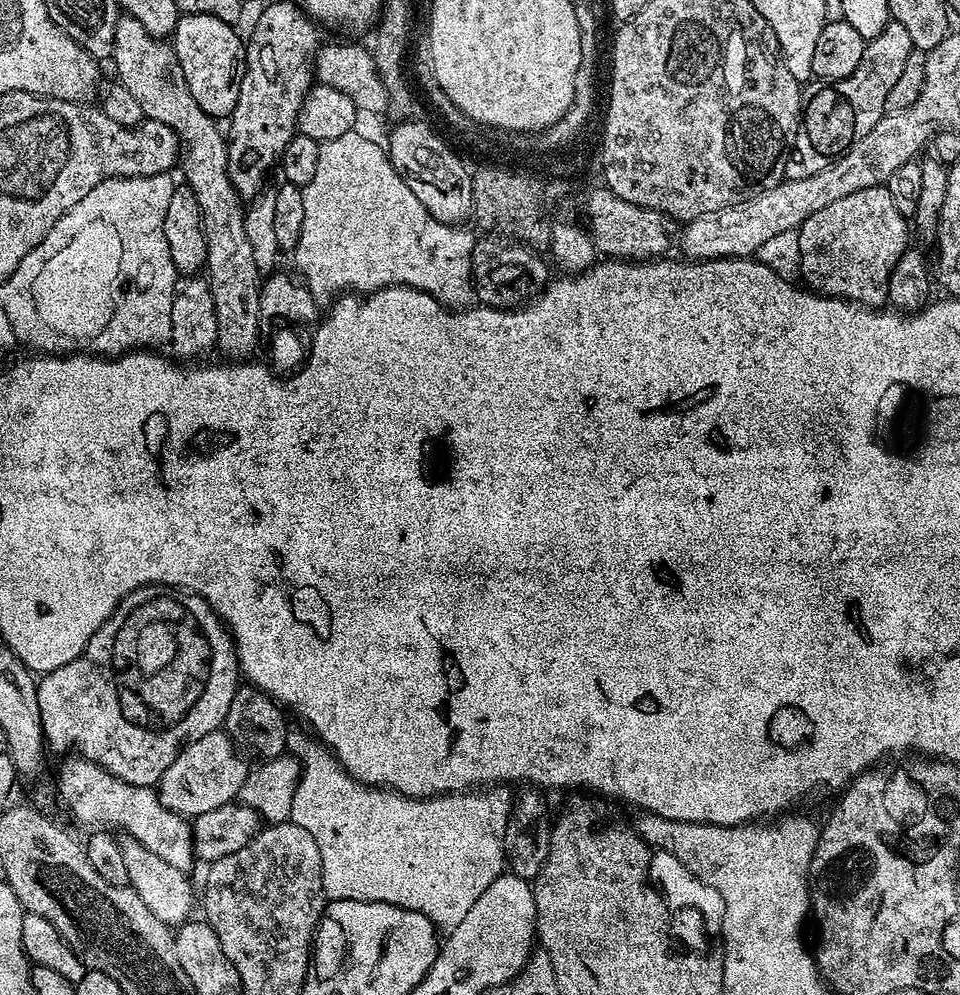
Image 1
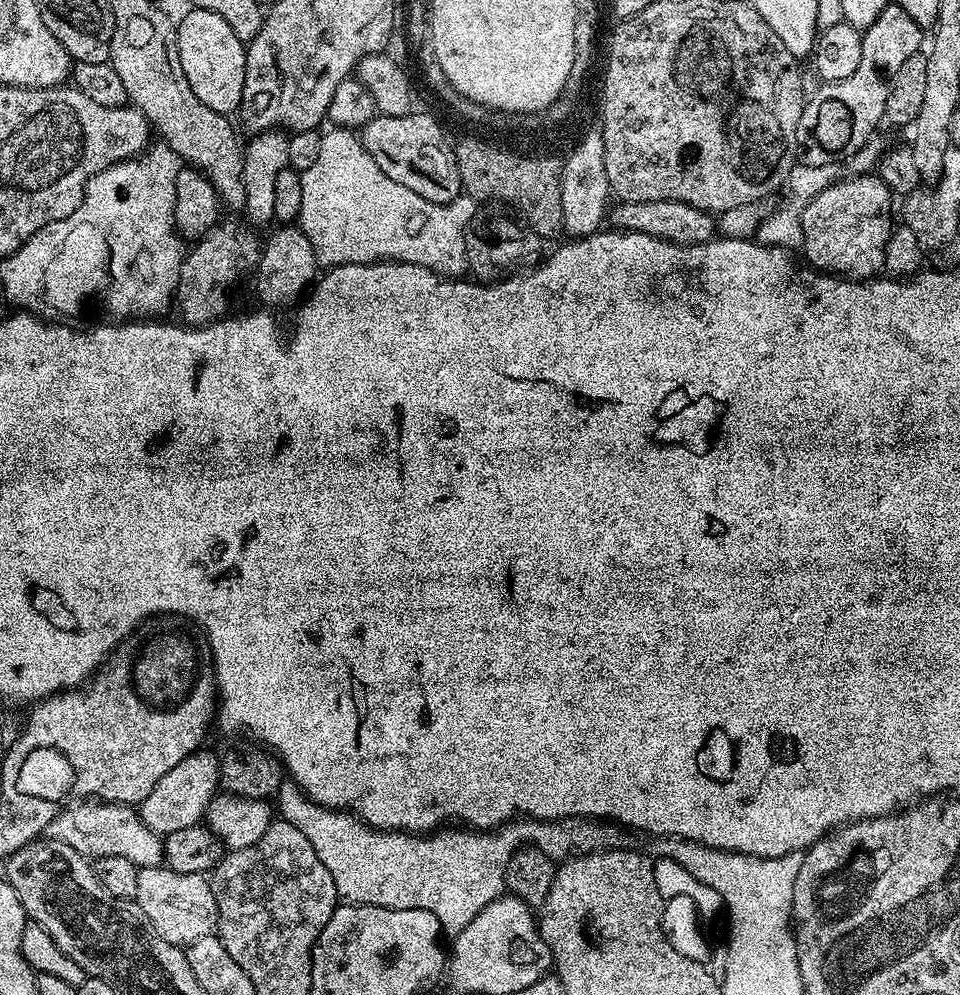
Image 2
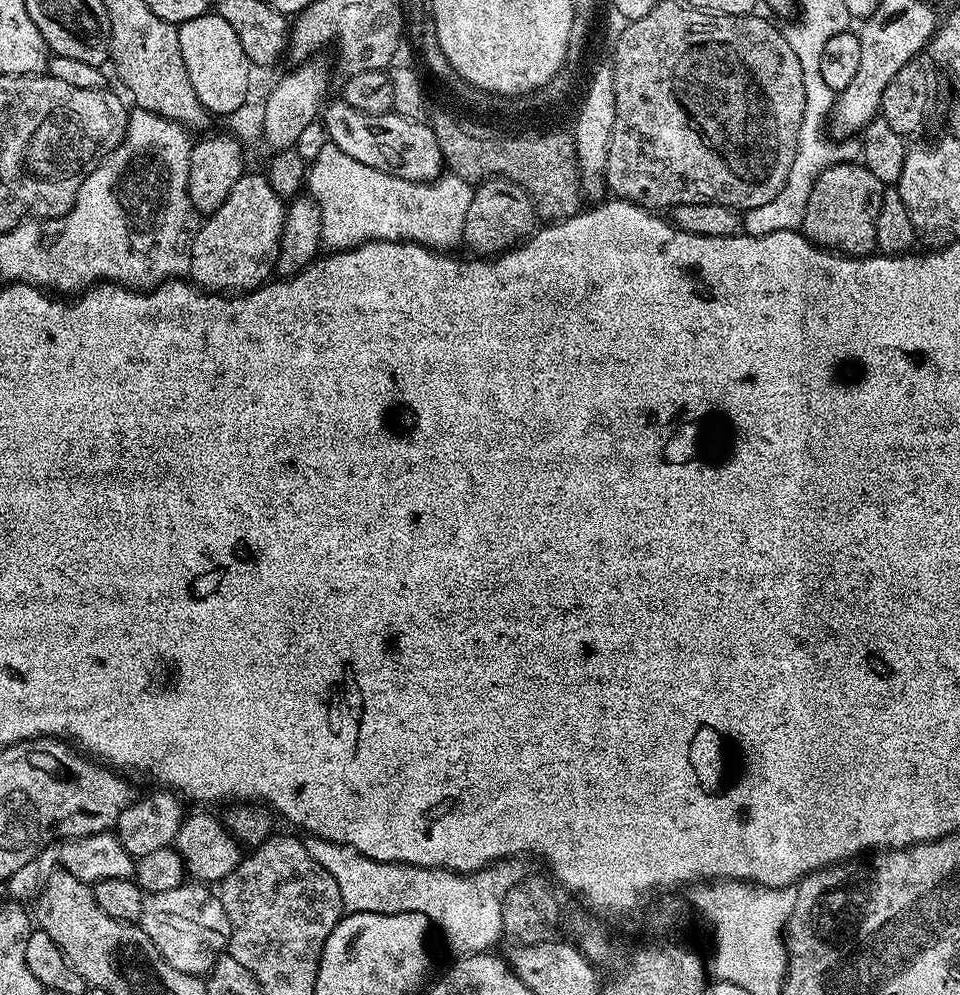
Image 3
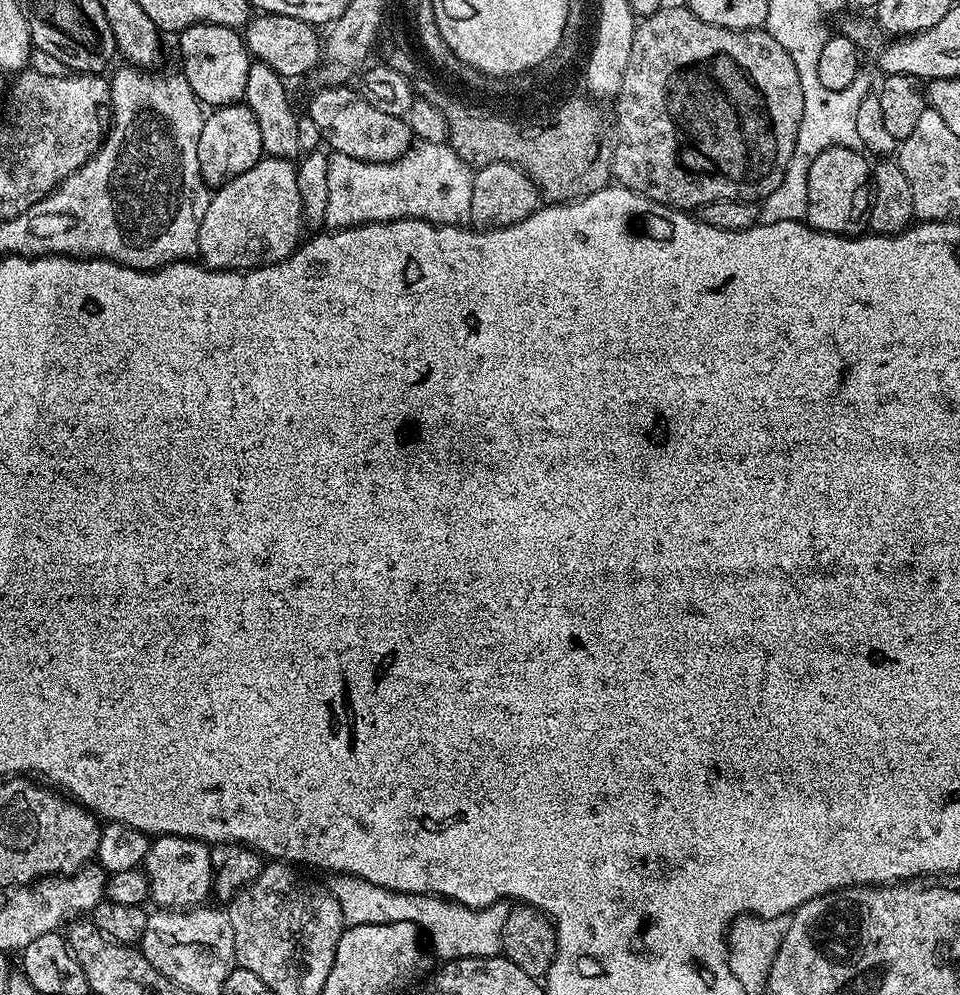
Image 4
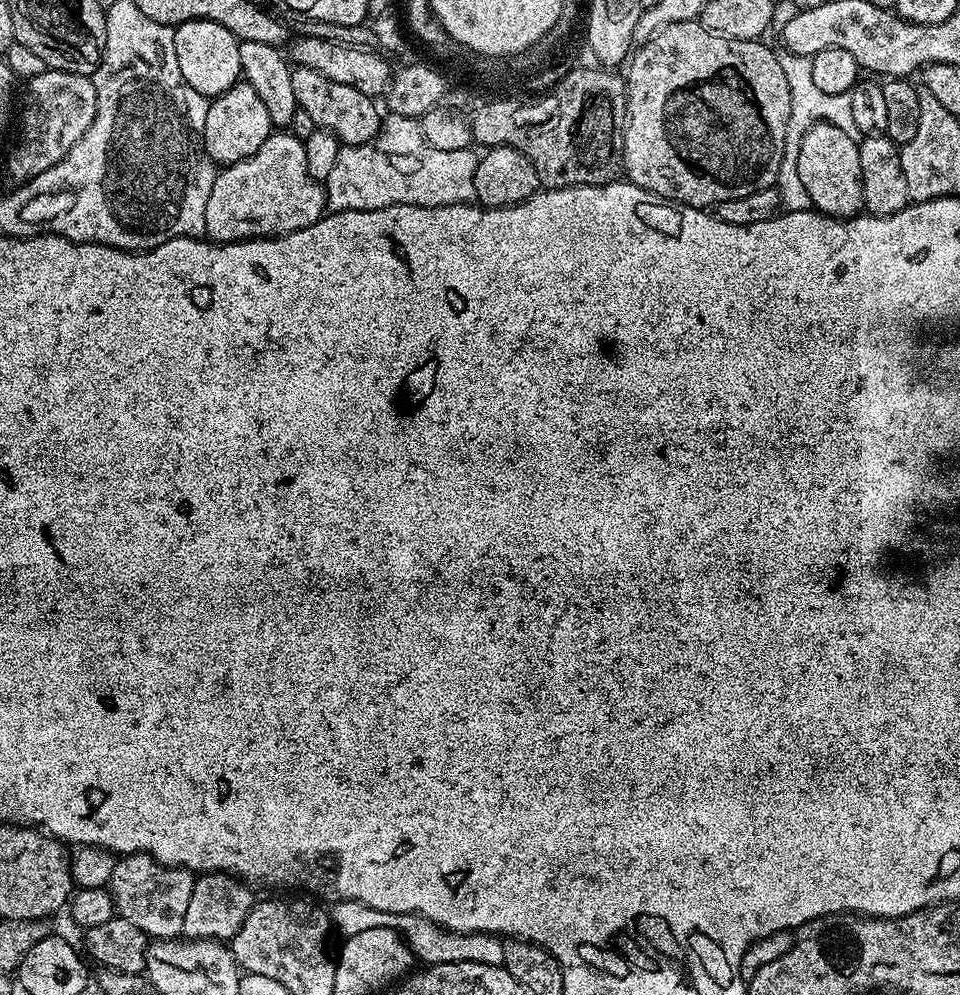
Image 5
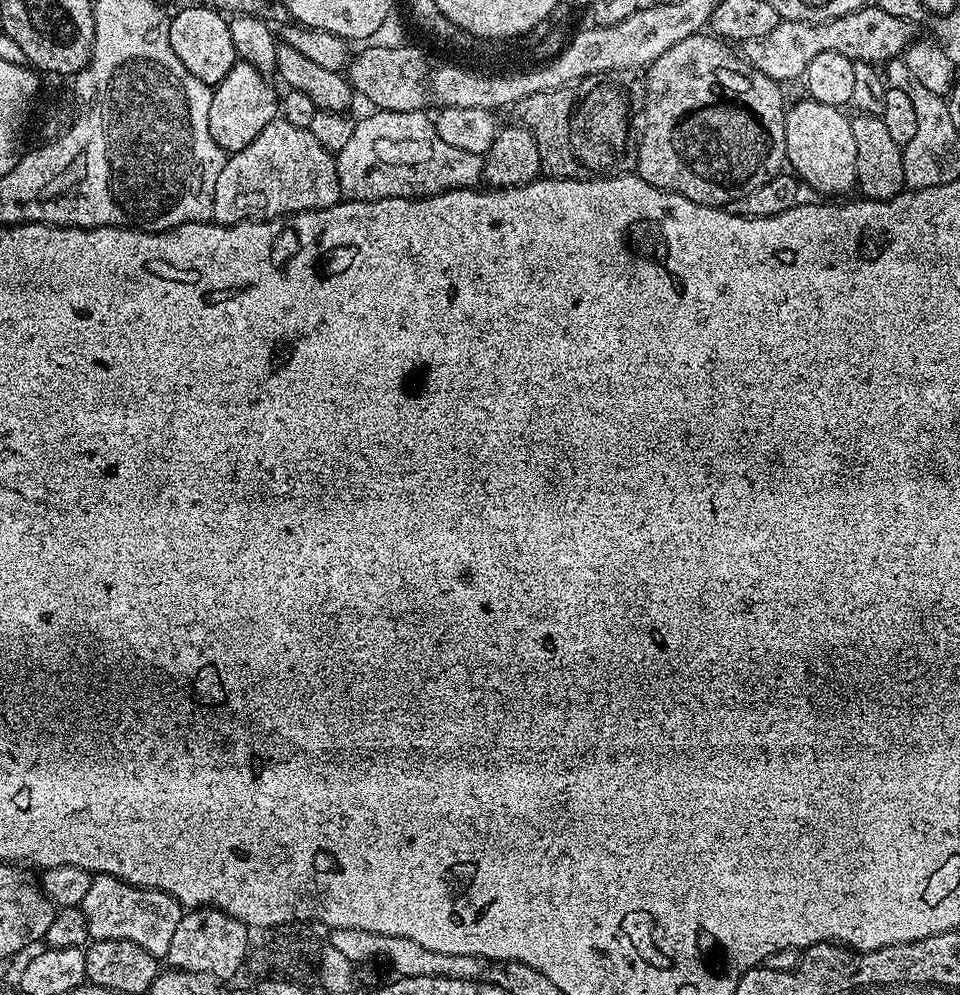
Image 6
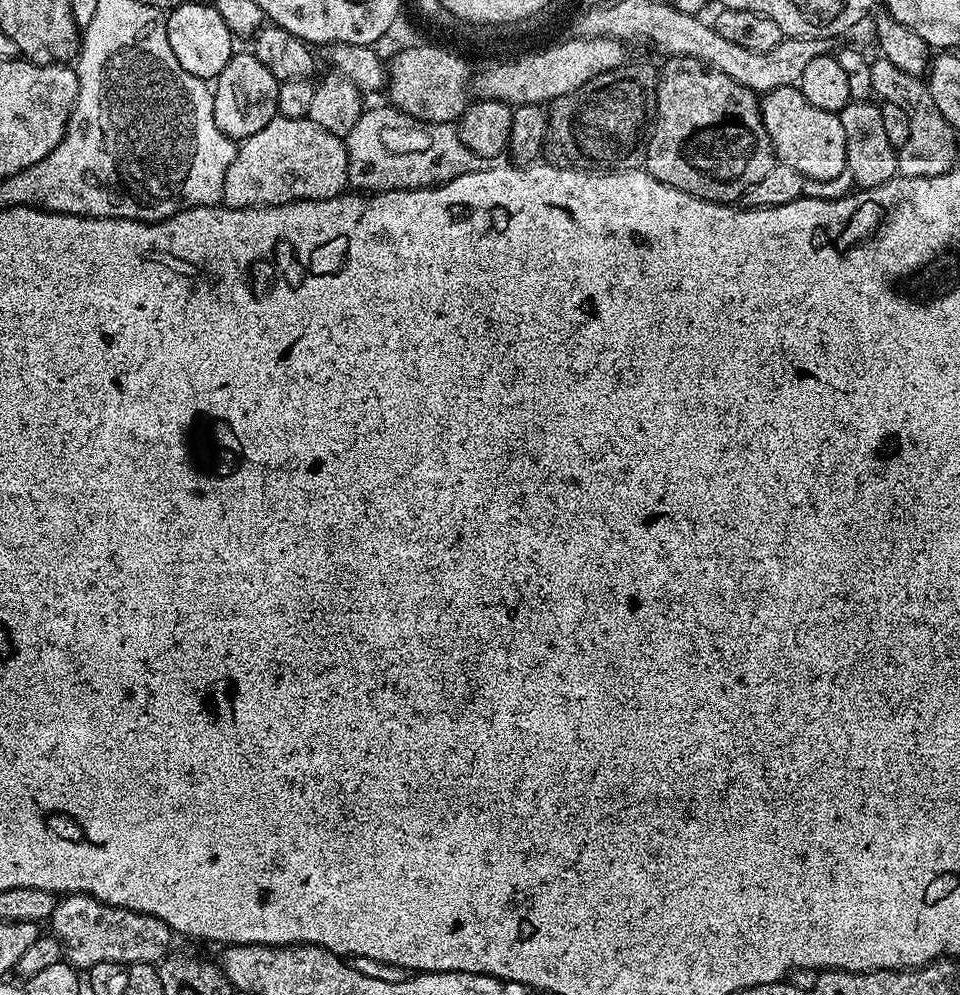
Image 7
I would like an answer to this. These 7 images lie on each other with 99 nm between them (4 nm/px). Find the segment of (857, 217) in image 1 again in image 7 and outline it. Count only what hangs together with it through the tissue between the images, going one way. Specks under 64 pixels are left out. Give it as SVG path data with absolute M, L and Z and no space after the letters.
M782 86L763 93L760 113L779 163L798 170L798 174L812 182L840 180L845 175L848 167L846 133L842 131L842 122L837 113L818 110L818 106L806 102L796 86Z

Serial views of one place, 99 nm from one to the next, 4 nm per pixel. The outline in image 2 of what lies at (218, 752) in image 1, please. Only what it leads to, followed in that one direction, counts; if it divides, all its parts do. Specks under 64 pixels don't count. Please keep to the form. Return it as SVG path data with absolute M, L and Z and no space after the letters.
M197 750L191 756L182 758L170 774L162 774L162 782L150 790L150 794L138 806L141 822L161 837L168 836L174 830L186 830L204 819L204 812L218 794L220 788L220 765L217 757L205 750Z

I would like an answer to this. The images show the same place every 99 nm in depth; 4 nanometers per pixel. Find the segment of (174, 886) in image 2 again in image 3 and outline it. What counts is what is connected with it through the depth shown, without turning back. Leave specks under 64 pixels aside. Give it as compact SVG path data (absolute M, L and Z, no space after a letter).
M185 882L172 890L145 895L139 925L154 942L160 956L174 970L203 977L212 971L212 964L228 947L232 933L226 910L219 895L200 882Z

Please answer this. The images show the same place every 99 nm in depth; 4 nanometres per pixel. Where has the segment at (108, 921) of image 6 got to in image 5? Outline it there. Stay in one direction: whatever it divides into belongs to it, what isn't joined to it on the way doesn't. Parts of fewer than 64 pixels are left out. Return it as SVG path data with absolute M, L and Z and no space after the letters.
M130 852L121 855L114 866L110 881L112 903L119 916L134 922L152 940L174 940L183 933L195 881L196 876L187 868L169 868L144 852Z

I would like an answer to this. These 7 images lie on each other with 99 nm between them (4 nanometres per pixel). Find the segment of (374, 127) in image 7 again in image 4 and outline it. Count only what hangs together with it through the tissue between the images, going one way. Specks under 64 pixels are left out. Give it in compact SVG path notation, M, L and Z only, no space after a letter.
M413 143L406 154L385 164L371 164L332 152L328 157L326 179L330 185L330 199L326 201L324 224L329 229L353 228L359 224L373 224L383 220L429 220L432 224L467 225L471 221L470 190L473 169L447 143Z

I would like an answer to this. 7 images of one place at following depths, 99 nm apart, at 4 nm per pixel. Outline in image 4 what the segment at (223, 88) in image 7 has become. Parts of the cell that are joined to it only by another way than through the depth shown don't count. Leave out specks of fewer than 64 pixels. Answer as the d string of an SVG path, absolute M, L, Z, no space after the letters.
M228 104L224 108L211 109L204 117L202 134L198 134L198 166L209 189L220 188L238 174L250 170L264 156L262 134L258 130L258 118L248 105Z

